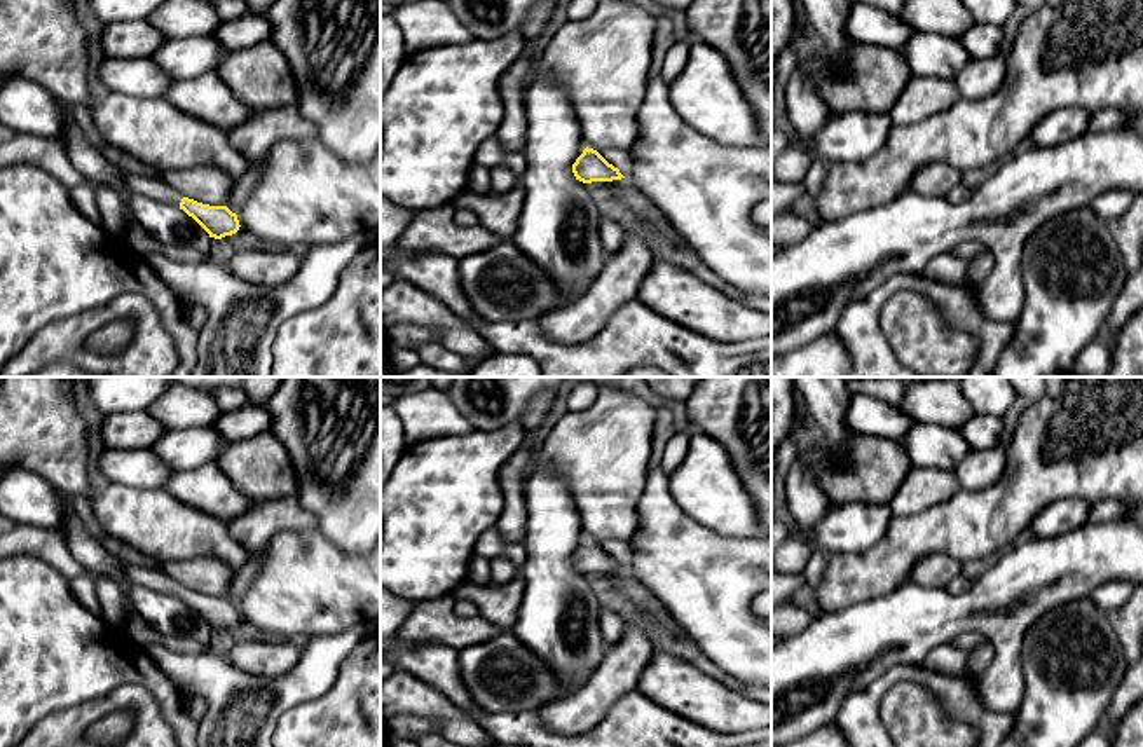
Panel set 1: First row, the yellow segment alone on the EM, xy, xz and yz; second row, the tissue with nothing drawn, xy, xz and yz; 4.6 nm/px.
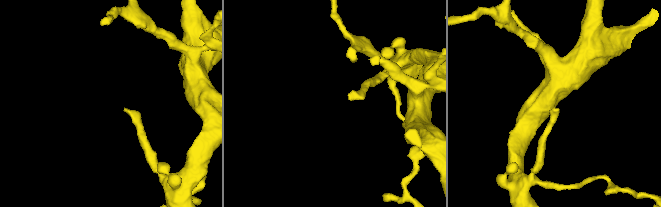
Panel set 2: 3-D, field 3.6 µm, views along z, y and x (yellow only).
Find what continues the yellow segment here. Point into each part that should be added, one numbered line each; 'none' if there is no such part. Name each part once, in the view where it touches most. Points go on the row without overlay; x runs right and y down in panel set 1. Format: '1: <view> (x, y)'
1: xy (136, 575)

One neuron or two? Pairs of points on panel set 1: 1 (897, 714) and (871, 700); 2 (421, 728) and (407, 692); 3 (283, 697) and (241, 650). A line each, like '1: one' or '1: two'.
1: two
2: two
3: two

